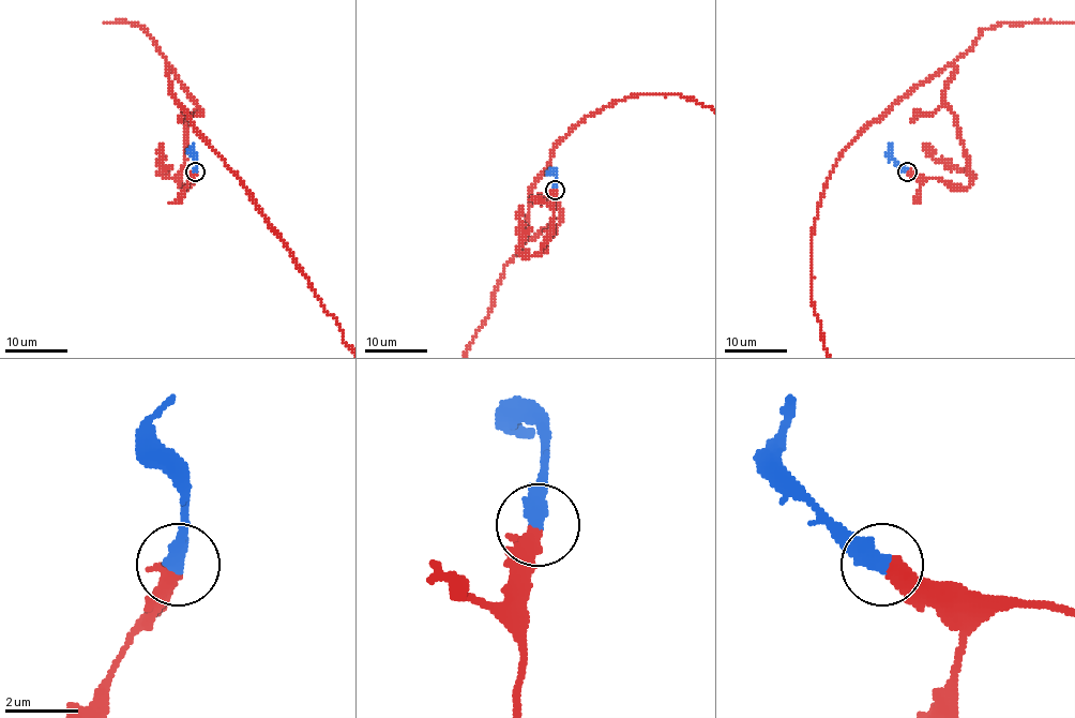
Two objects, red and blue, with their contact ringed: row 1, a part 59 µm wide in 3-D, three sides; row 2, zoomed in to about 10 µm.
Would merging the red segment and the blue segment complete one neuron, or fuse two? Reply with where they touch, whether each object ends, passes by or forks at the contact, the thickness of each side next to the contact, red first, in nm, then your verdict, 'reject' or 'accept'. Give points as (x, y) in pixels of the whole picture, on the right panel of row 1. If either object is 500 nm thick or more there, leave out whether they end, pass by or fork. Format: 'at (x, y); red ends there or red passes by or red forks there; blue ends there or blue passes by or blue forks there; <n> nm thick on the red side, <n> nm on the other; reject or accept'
at (907, 171); red ends there; blue ends there; 480 nm thick on the red side, 480 nm on the other; accept

